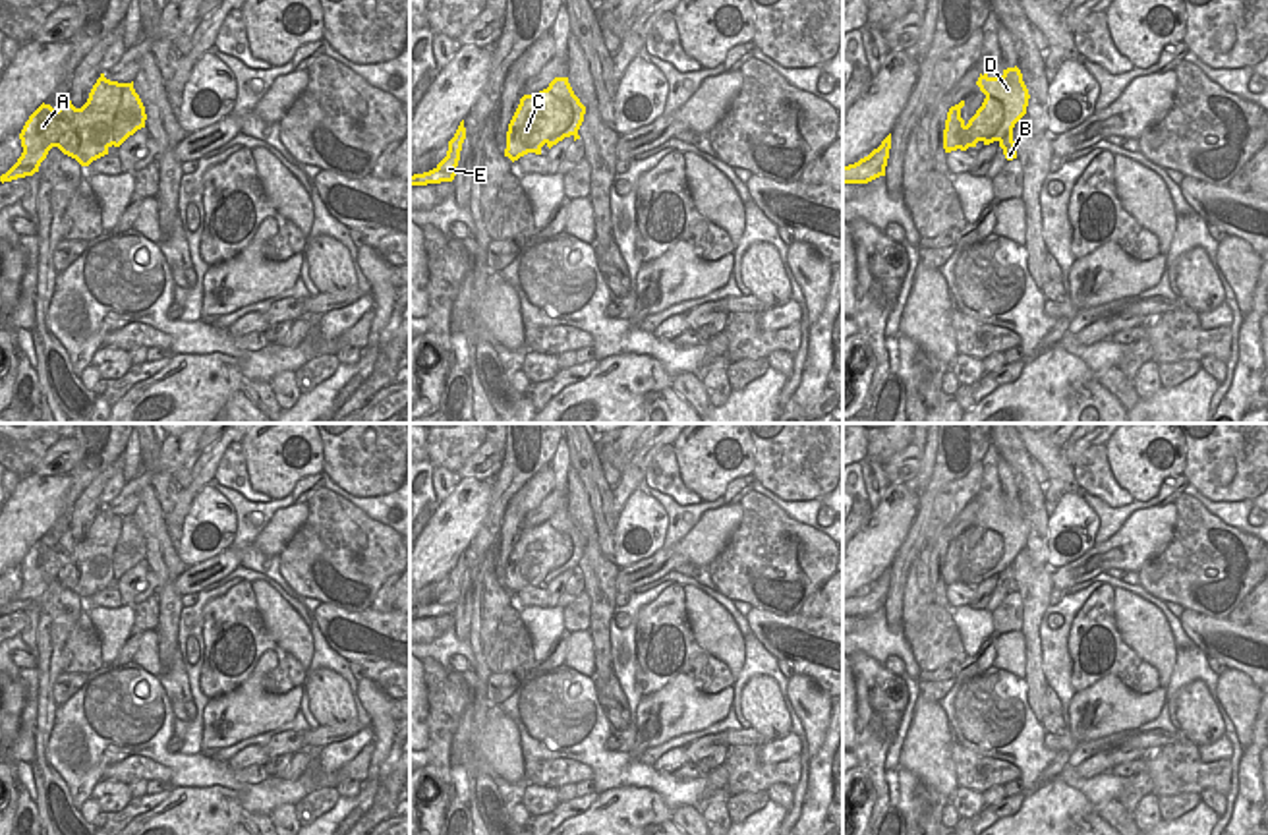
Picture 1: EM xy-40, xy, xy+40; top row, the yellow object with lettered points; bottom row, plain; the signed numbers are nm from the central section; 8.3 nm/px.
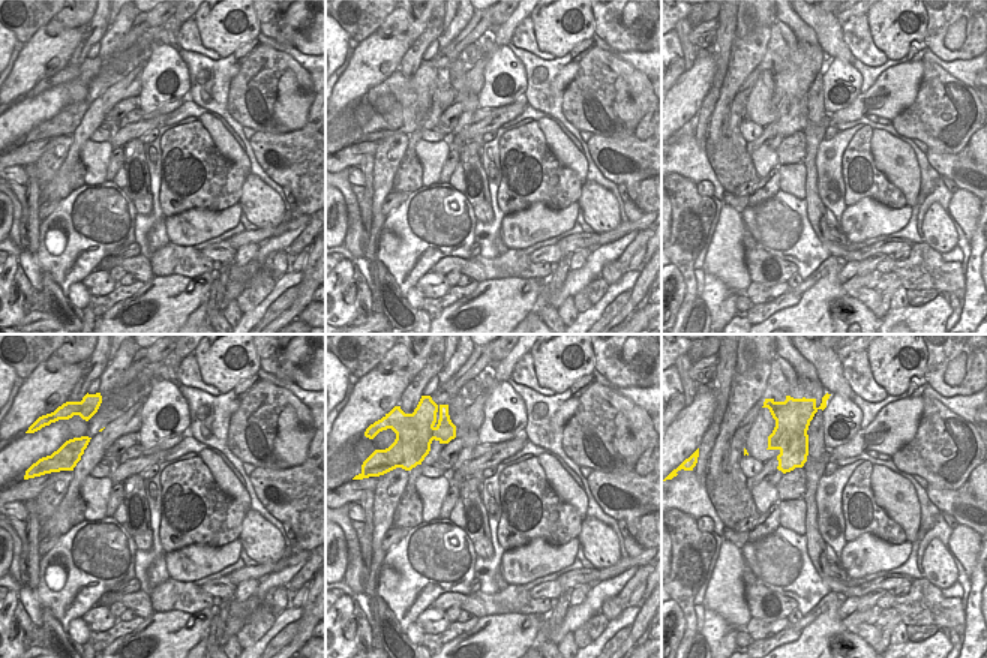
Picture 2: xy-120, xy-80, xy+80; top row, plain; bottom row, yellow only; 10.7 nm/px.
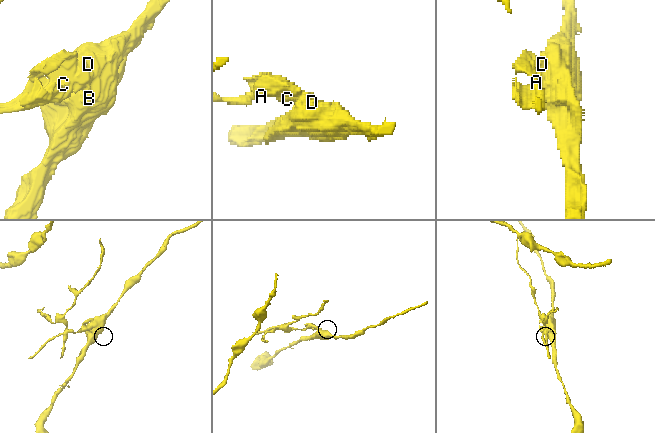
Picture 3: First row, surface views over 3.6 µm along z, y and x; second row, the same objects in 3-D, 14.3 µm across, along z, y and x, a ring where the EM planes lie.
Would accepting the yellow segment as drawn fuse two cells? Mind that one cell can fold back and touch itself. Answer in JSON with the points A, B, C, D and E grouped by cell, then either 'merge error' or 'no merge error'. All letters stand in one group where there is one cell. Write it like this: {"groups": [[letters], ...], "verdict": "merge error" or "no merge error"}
{"groups": [["A", "C", "E"], ["B", "D"]], "verdict": "merge error"}

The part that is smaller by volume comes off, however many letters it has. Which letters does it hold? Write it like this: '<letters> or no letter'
A, C, E.

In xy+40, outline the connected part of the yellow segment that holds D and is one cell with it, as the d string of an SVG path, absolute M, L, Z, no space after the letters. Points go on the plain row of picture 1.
M1007 501L1001 510L980 506L976 518L986 528L984 541L976 543L980 551L976 568L984 578L997 574L1007 593L1017 591L1013 561L1026 547L1030 532L1021 503Z

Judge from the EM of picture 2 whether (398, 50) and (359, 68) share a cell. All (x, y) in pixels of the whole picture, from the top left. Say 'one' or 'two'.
one

